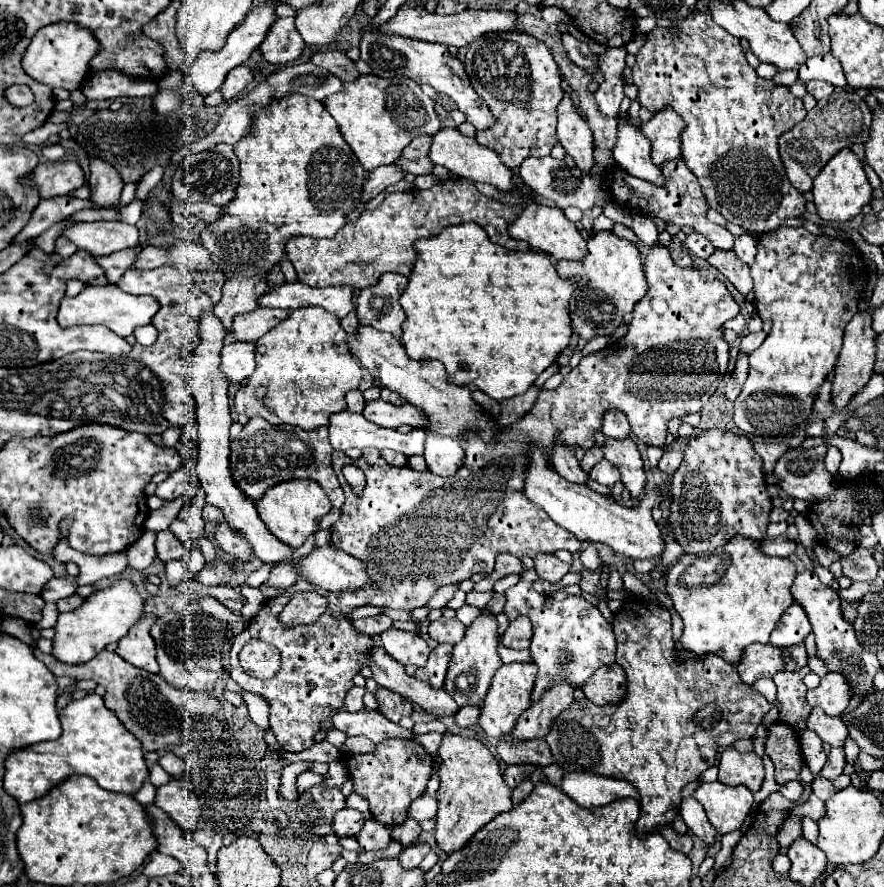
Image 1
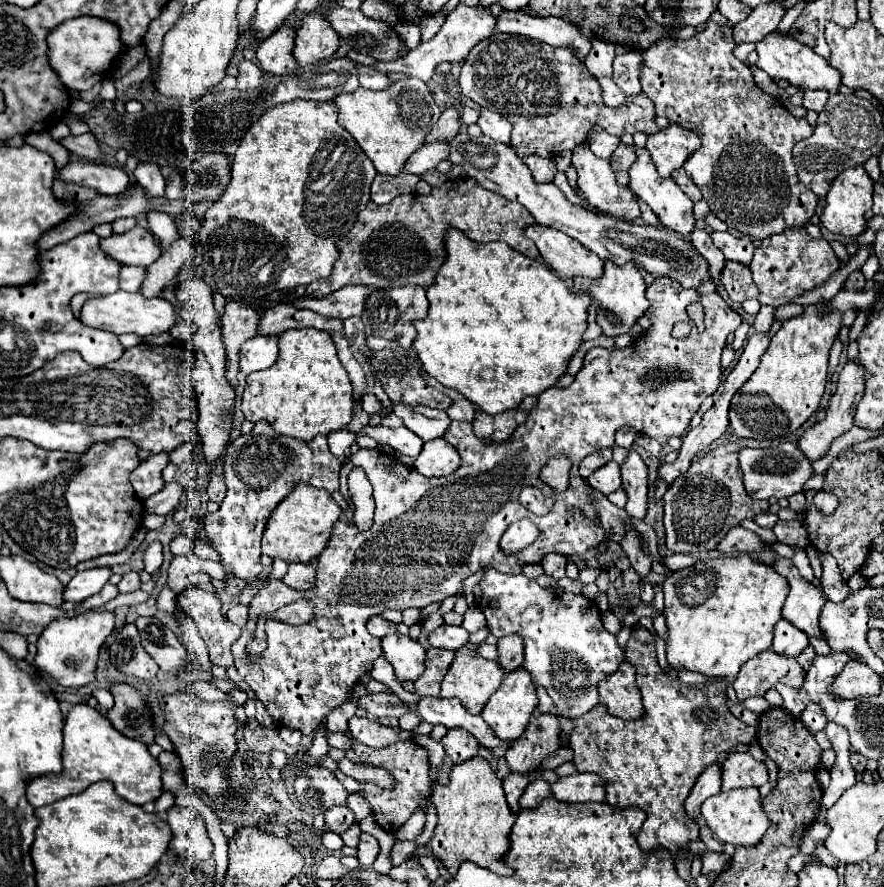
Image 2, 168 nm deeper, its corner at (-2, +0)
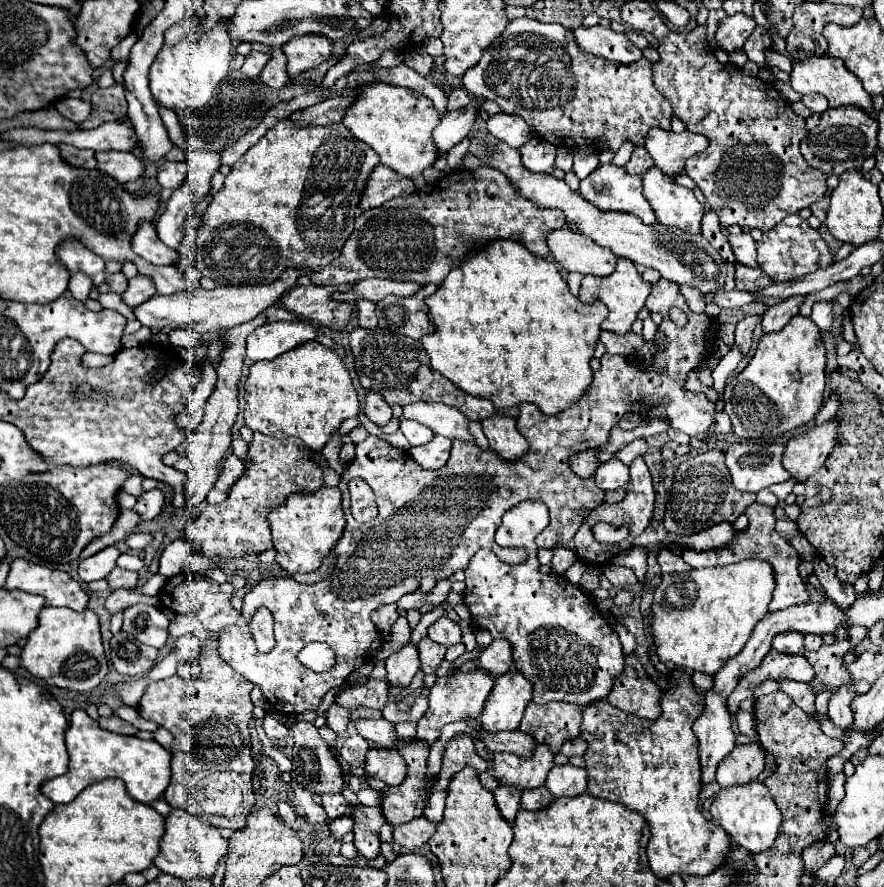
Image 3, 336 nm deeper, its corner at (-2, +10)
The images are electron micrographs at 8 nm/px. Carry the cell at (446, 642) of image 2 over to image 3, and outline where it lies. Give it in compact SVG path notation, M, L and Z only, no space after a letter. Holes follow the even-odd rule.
M447 617L437 619L437 621L429 627L429 639L435 641L435 643L439 643L439 645L445 645L445 647L451 647L451 645L461 643L459 623L457 623L457 621L451 621L451 619L447 619Z

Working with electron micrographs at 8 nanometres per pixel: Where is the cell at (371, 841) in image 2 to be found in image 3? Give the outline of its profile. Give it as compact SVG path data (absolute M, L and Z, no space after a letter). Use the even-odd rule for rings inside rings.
M353 805L353 819L355 819L355 847L359 855L365 859L375 859L379 855L379 829L385 823L383 811L379 807L363 807L363 805Z

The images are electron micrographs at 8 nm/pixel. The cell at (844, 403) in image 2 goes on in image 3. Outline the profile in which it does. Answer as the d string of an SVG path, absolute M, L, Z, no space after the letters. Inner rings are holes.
M831 419L825 425L807 427L805 433L793 437L787 443L783 453L783 467L791 473L791 479L805 483L823 467L827 455L835 447L837 429L837 421Z

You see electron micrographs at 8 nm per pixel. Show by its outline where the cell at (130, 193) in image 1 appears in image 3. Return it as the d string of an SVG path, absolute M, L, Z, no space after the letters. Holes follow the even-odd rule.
M59 145L61 157L73 165L73 167L83 167L83 169L95 169L97 161L95 161L95 151L91 149L77 149L71 145Z

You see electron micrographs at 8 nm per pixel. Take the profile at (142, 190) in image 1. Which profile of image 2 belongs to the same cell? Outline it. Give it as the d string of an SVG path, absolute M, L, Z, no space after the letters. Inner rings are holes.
M126 217L126 218L118 218L113 223L111 223L112 226L112 232L113 233L125 233L128 230L132 229L136 225L136 220L134 217Z

